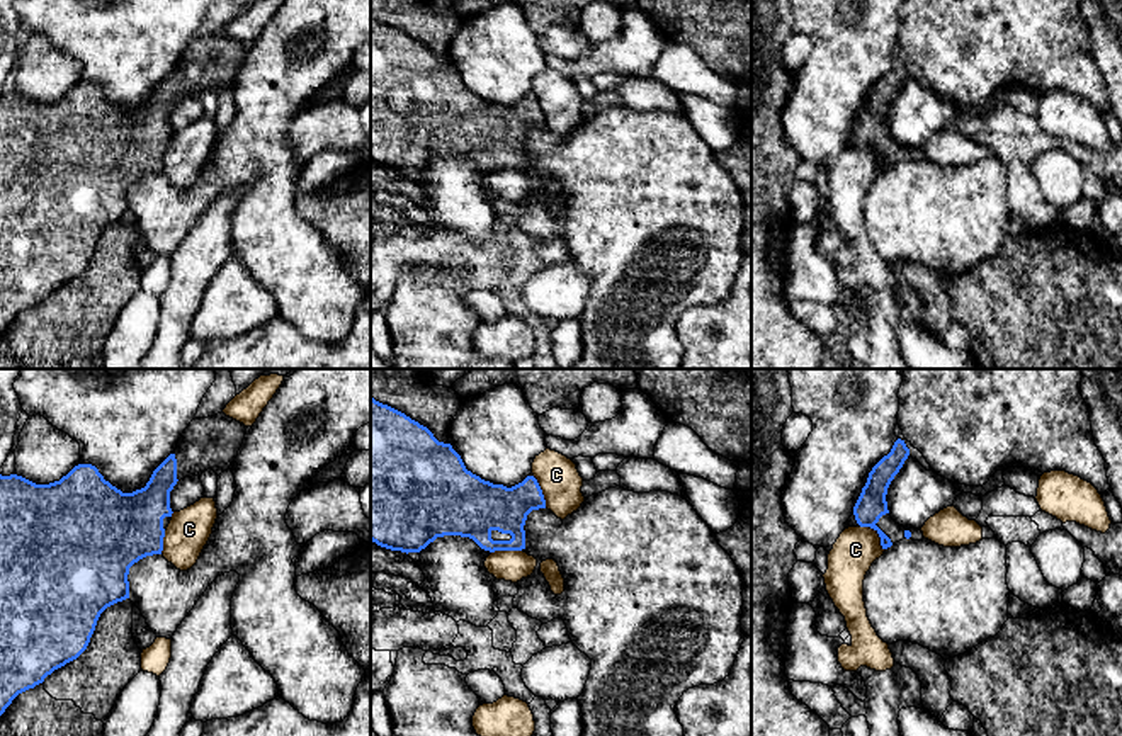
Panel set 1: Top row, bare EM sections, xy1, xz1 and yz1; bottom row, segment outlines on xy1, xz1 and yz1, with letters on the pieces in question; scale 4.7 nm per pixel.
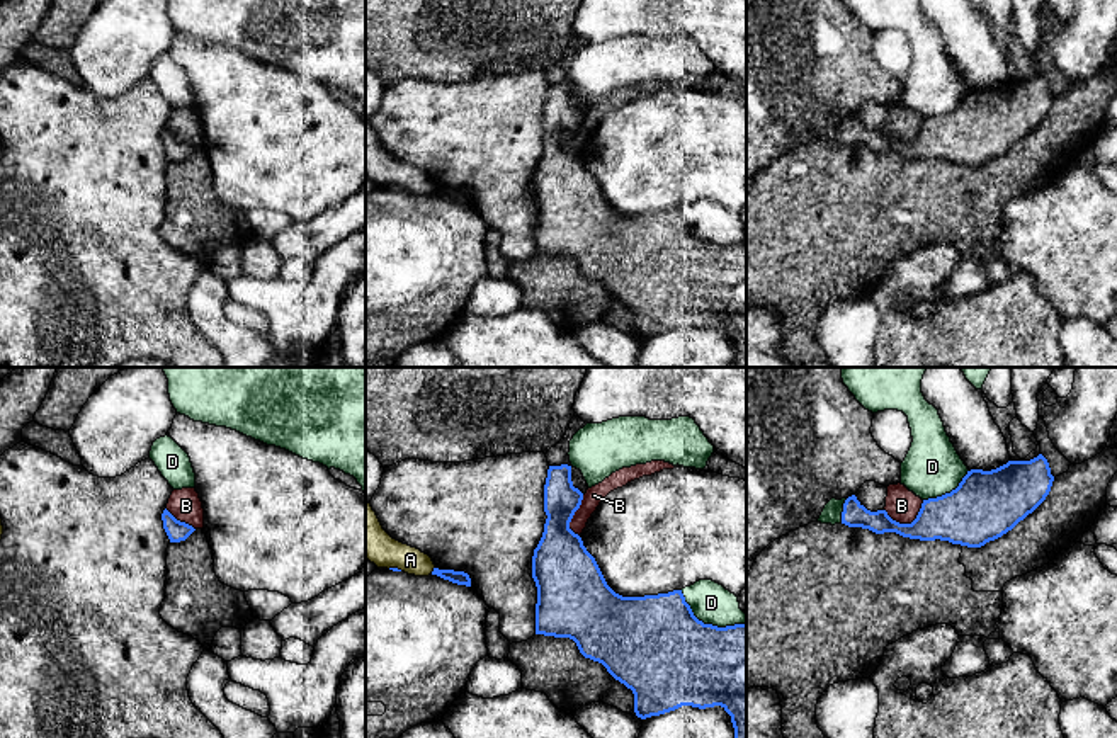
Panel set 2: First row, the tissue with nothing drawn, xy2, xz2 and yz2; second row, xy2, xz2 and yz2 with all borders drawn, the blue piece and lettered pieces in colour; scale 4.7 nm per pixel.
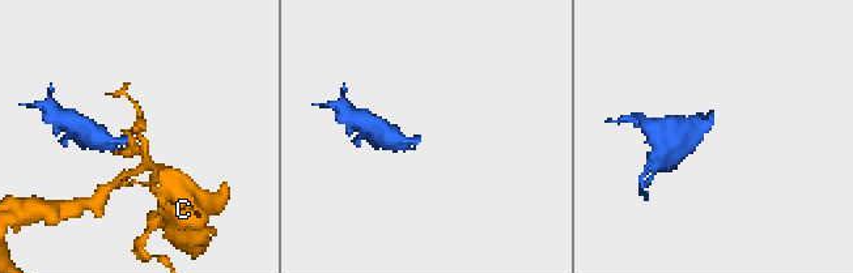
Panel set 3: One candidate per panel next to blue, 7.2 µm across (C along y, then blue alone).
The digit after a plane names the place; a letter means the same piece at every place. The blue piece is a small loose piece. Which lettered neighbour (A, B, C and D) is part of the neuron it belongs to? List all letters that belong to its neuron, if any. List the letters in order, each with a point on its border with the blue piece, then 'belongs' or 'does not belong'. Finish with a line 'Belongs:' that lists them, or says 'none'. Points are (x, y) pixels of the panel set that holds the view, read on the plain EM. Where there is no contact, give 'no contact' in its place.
A: xz2 (434, 189) | does not belong
B: yz2 (908, 143) | does not belong
C: yz1 (878, 152) | does not belong
D: xz2 (708, 244) | does not belong
Belongs: none

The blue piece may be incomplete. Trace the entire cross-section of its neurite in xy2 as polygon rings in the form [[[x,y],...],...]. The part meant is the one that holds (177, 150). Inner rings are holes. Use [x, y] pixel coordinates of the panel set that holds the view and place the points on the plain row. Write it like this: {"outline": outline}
{"outline": [[[167,128],[162,133],[162,139],[170,162],[185,160],[196,150],[192,145],[177,139]]]}

